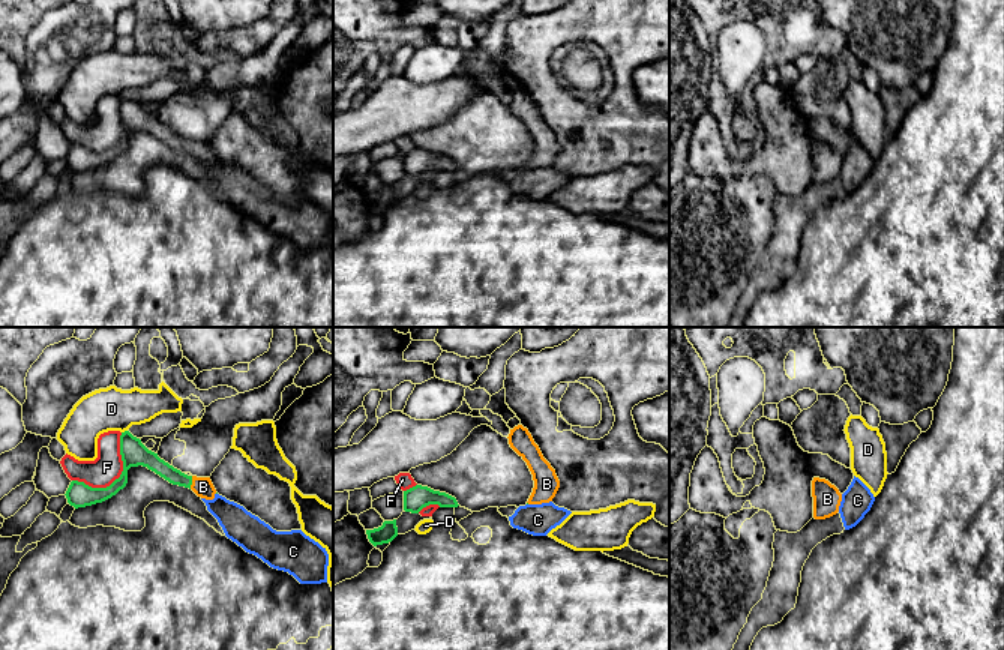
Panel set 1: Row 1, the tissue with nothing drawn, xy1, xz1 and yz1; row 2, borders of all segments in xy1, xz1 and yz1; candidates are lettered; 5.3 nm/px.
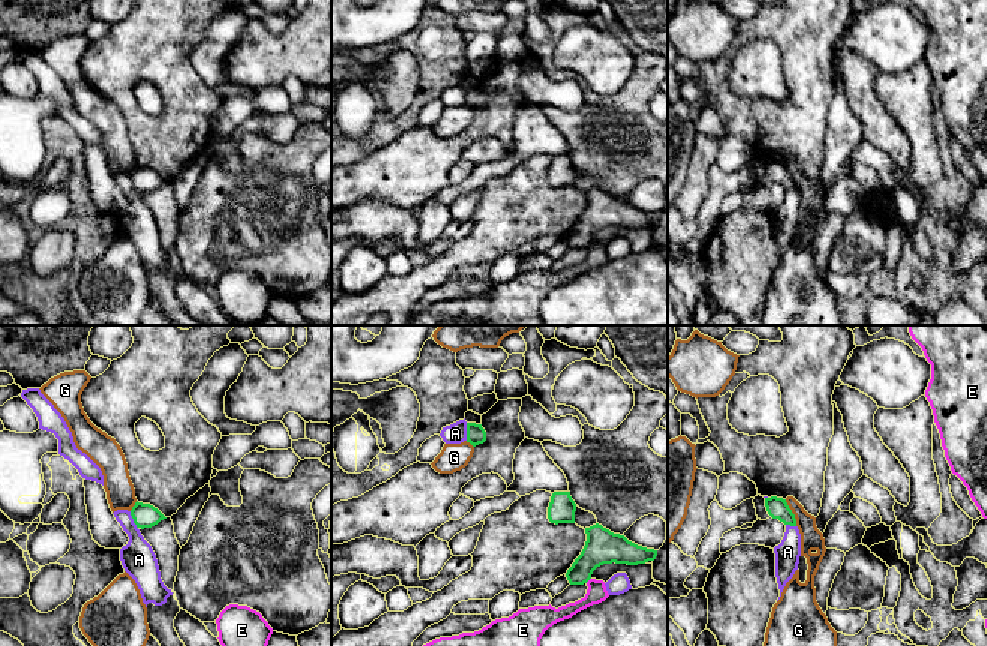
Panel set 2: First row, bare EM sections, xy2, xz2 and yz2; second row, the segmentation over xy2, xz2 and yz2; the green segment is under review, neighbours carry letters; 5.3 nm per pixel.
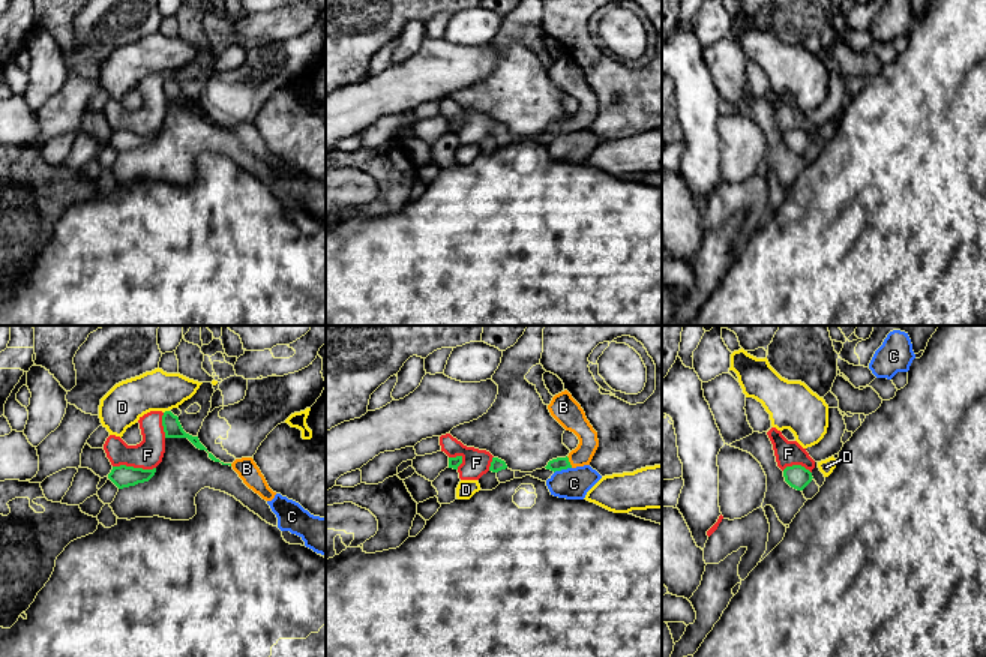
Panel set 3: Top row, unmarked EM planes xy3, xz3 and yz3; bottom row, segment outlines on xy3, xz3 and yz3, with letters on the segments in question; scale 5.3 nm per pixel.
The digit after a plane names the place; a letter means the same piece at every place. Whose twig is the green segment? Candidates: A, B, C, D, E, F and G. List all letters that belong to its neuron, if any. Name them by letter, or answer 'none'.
B

